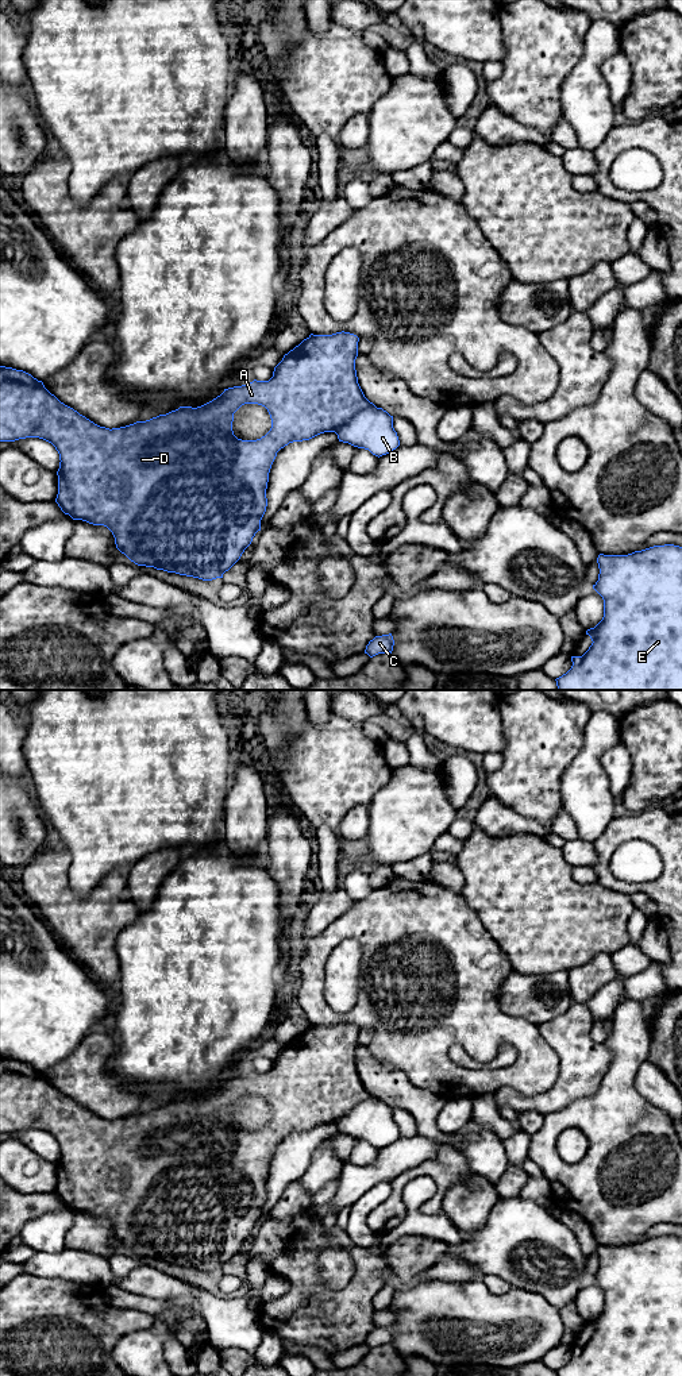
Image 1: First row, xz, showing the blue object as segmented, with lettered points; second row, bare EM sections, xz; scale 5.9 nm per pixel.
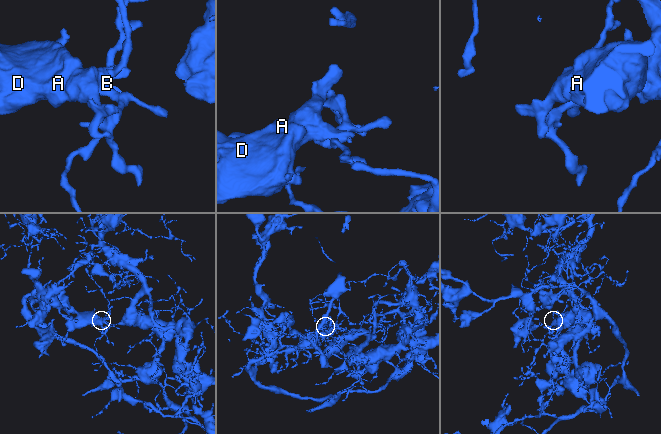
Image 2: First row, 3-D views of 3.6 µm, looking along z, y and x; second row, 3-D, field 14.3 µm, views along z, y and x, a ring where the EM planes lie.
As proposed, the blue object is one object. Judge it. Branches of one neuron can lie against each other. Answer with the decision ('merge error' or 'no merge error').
merge error

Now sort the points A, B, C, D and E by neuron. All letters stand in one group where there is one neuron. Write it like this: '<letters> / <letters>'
A D / B C E

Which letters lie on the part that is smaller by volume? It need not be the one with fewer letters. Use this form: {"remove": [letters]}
{"remove": ["A", "D"]}

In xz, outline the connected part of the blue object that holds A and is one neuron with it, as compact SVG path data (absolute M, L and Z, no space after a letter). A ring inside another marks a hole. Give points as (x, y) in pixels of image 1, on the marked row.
M350 332L311 334L284 355L269 381L257 381L224 389L212 401L197 406L180 406L166 415L120 428L95 424L61 402L31 374L0 366L0 442L39 438L51 443L59 454L58 494L55 502L73 520L107 527L116 548L138 566L203 581L223 578L261 531L266 512L269 473L277 452L293 442L309 440L324 432L335 432L363 409L375 408L359 383L355 370L359 338ZM244 404L267 409L270 431L257 440L234 435L234 413Z

